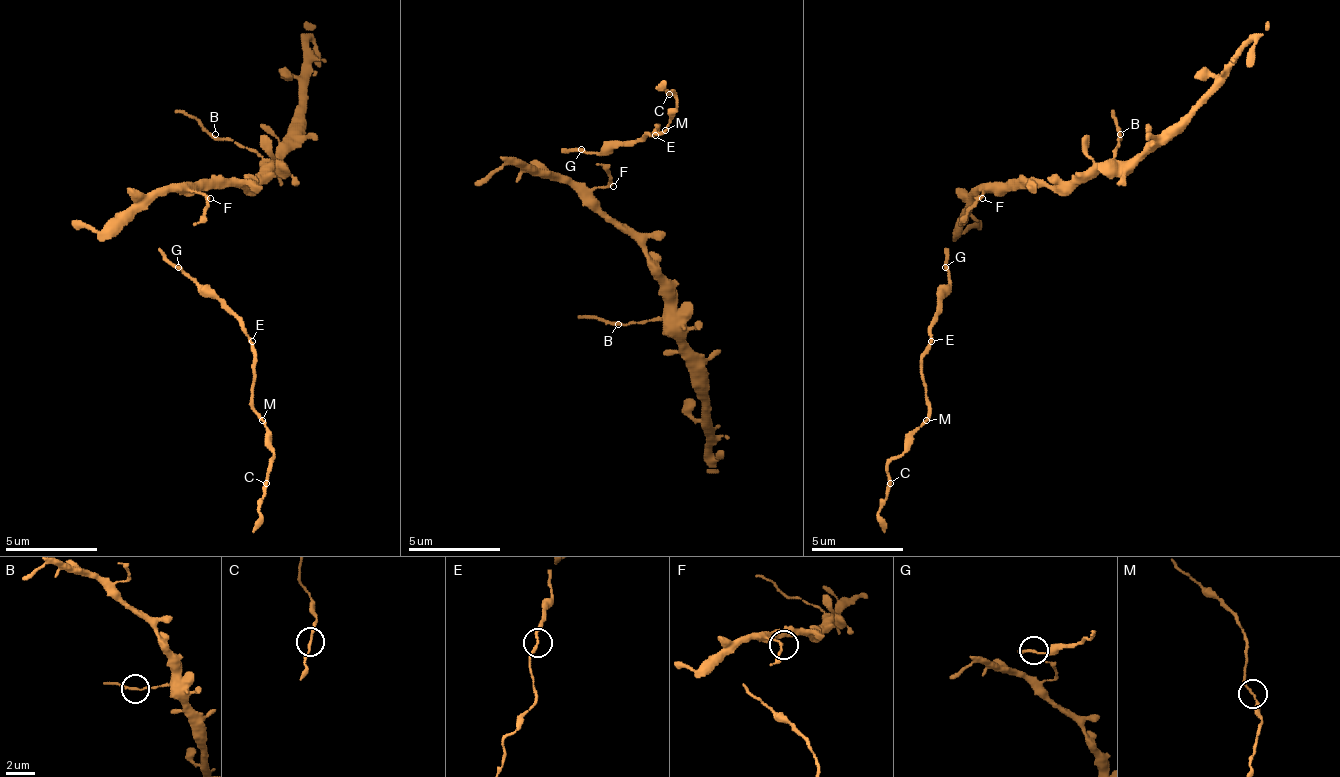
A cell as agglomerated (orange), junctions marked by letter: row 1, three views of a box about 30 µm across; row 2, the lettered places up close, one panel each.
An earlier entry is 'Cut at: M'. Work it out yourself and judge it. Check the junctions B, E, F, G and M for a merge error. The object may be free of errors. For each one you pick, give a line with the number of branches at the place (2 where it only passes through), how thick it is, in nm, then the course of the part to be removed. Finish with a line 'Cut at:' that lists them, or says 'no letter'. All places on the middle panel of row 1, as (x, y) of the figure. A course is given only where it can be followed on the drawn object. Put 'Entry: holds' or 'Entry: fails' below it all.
Cut at: no letter
Entry: fails

